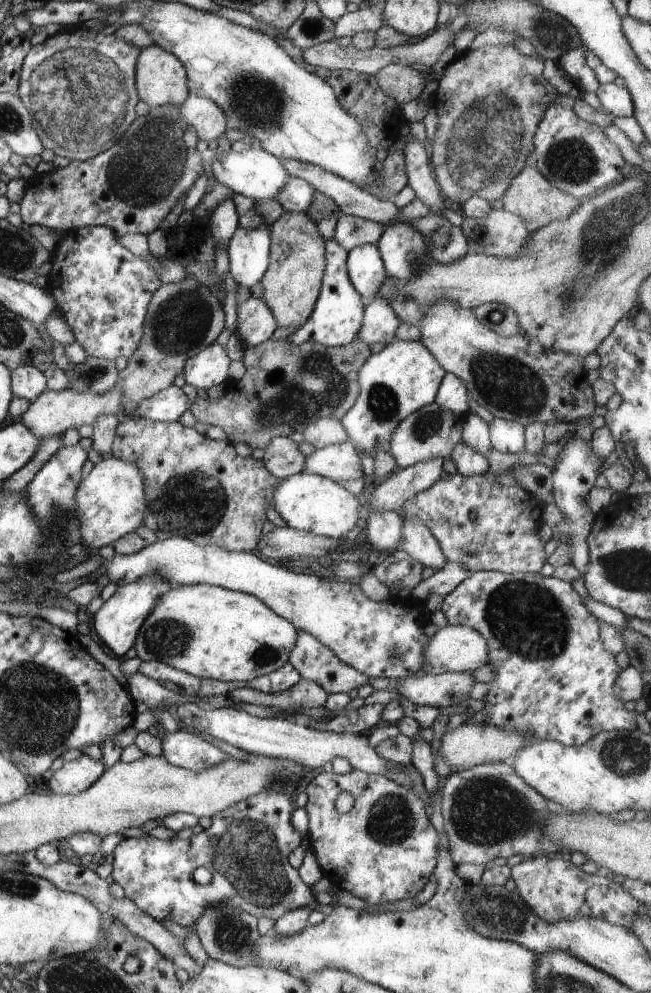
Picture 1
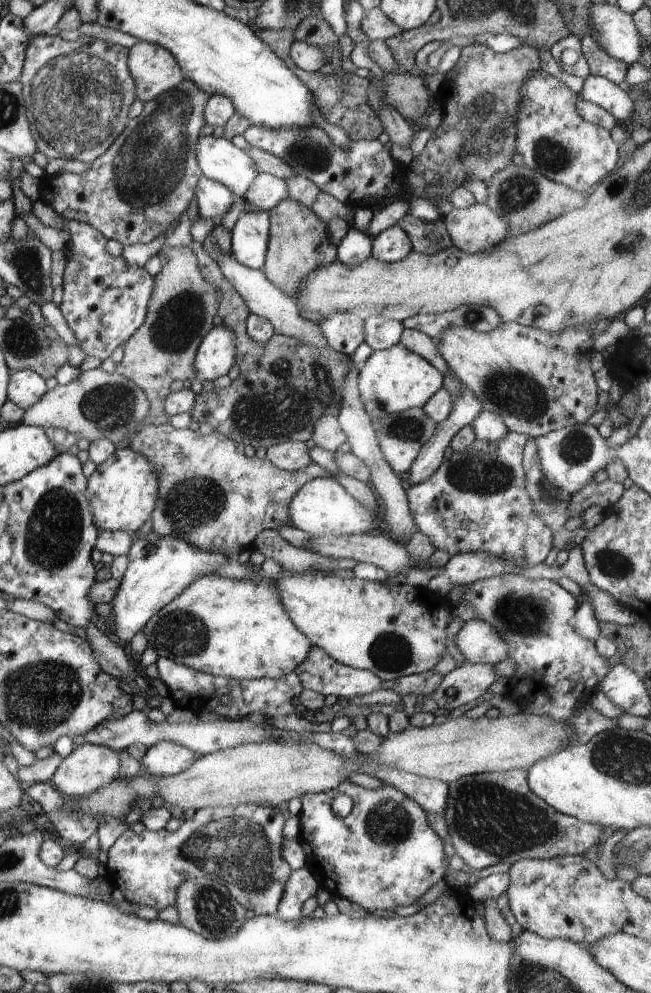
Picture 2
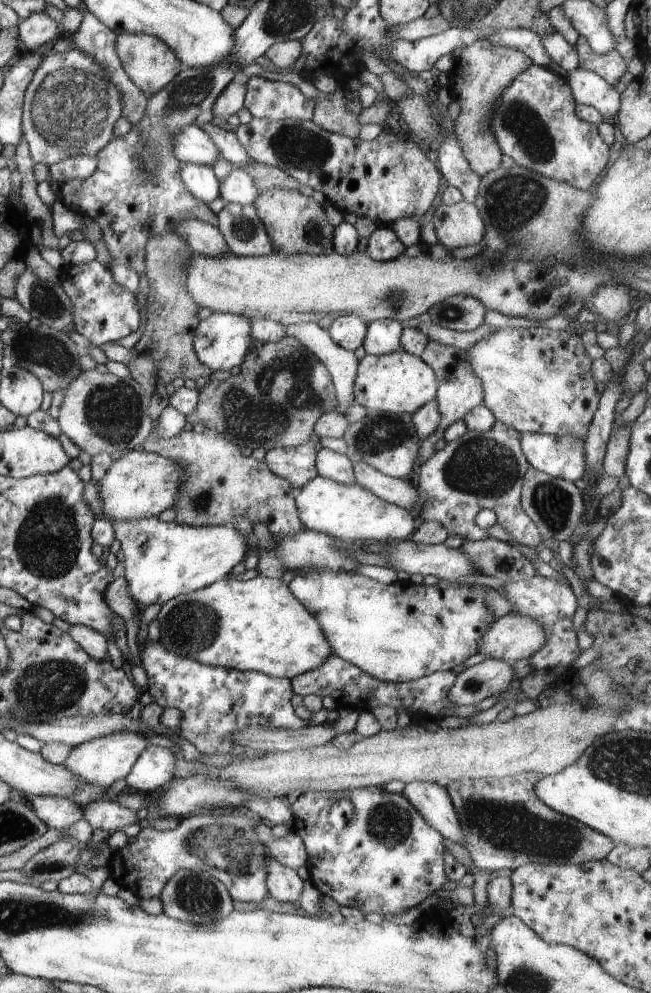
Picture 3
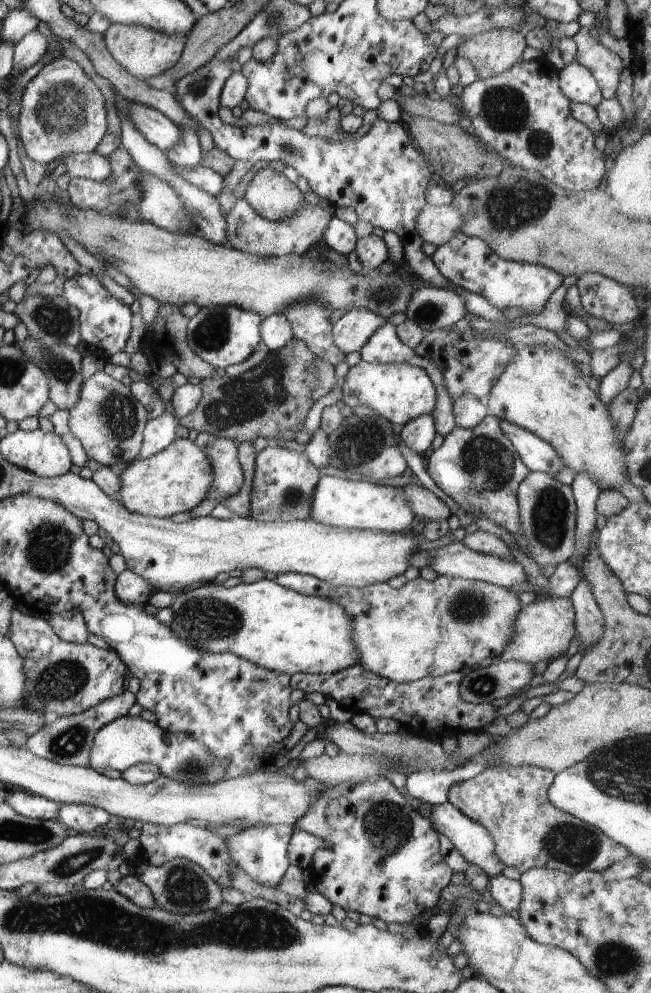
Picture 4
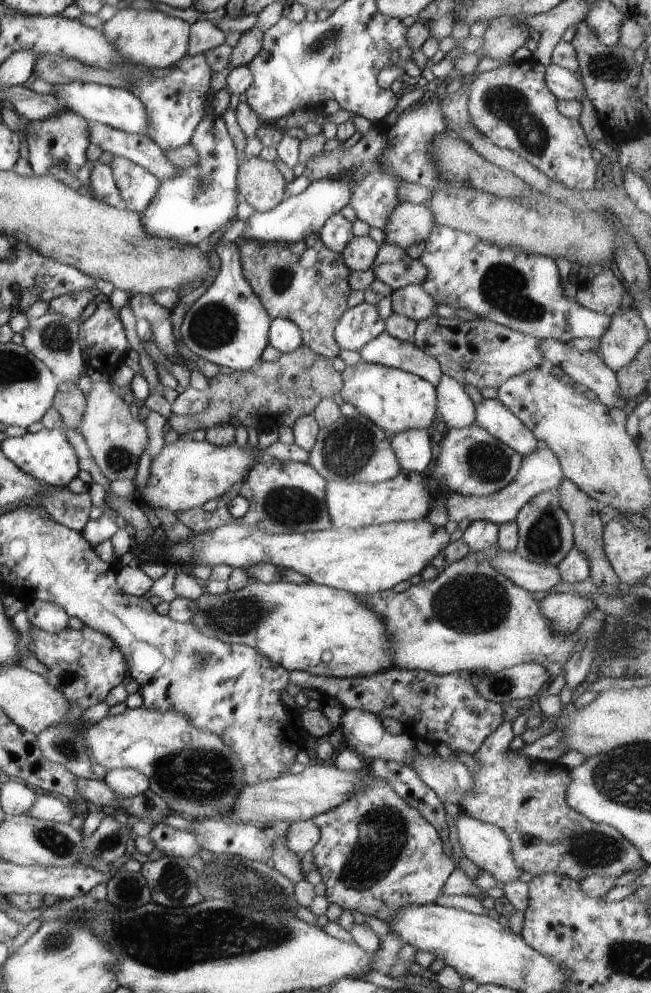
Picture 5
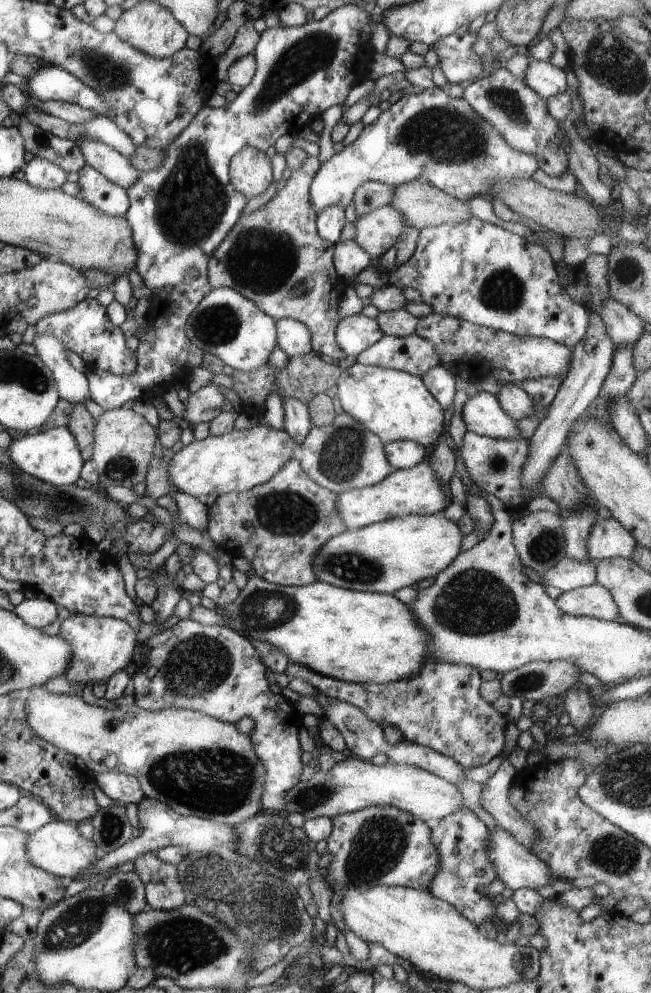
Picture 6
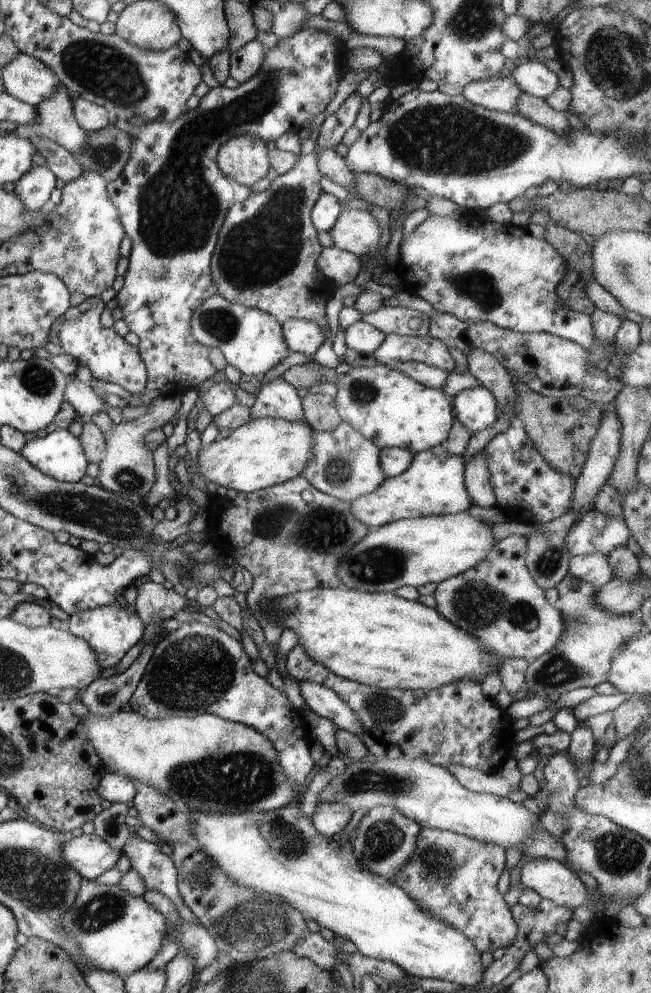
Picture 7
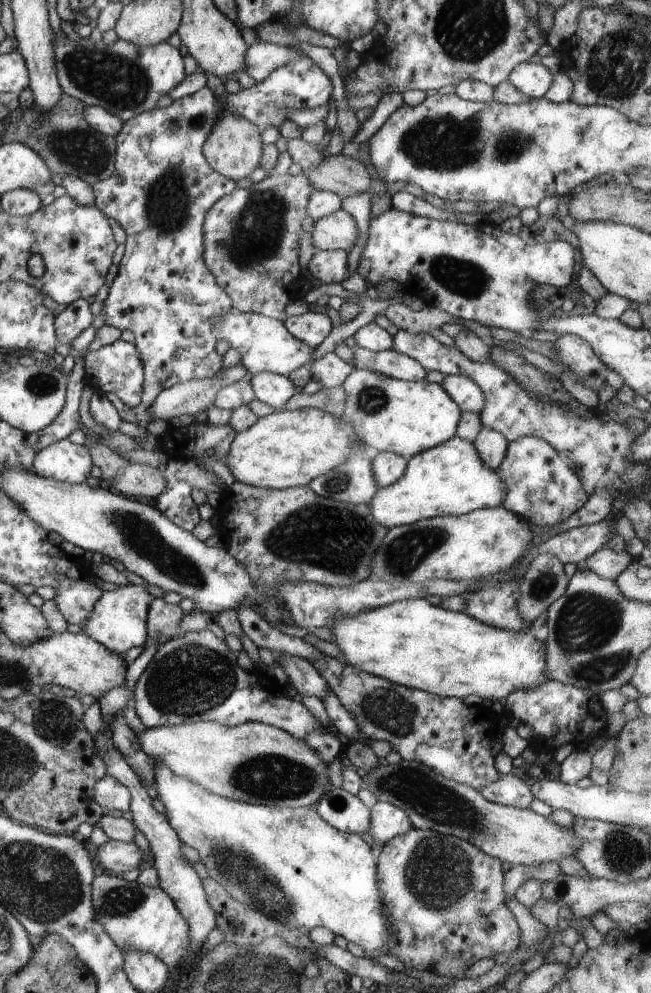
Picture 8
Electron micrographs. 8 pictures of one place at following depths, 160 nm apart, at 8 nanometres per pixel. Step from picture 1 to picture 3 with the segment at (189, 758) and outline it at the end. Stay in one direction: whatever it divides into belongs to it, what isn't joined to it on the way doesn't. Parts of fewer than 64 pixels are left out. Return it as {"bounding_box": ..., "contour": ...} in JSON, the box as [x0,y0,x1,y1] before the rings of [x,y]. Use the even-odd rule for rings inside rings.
{"bounding_box":[126,744,177,793],"contour":[[[149,744],[126,776],[127,787],[149,793],[164,786],[175,777],[177,757],[169,747]]]}

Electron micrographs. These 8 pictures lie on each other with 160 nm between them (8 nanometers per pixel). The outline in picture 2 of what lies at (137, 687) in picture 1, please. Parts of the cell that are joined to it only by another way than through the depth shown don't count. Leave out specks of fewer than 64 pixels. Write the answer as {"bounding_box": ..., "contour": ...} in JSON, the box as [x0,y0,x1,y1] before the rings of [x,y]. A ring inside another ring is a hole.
{"bounding_box":[84,623,138,681],"contour":[[[95,623],[84,629],[84,637],[92,647],[94,658],[98,661],[103,672],[111,674],[120,681],[124,678],[138,676],[124,652],[124,644],[118,642],[116,638],[100,630]]]}

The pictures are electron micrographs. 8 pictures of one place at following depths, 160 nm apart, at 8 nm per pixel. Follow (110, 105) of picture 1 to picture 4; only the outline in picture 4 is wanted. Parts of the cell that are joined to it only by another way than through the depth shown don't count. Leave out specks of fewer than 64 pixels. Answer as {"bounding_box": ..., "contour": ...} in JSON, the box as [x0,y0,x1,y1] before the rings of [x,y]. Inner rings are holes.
{"bounding_box":[17,55,108,166],"contour":[[[63,55],[51,58],[50,63],[28,82],[28,86],[24,88],[20,105],[22,110],[17,136],[19,145],[28,159],[44,166],[68,155],[95,151],[107,134],[108,114],[101,89],[94,84],[77,62],[65,58]]]}

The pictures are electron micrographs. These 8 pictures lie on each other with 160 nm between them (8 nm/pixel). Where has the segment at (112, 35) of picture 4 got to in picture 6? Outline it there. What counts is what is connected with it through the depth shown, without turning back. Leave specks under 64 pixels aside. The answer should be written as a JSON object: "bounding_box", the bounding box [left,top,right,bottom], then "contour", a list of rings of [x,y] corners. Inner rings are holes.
{"bounding_box":[113,1,189,59],"contour":[[[140,1],[130,10],[124,10],[116,20],[113,33],[139,52],[160,59],[183,50],[189,38],[188,30],[166,8],[151,1]]]}

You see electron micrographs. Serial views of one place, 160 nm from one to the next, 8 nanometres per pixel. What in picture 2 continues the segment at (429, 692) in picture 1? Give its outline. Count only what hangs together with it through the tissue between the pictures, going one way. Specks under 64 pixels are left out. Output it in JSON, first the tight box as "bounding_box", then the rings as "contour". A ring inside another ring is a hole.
{"bounding_box":[432,662,500,712],"contour":[[[466,662],[461,667],[456,667],[443,676],[441,683],[435,688],[432,698],[440,708],[442,707],[448,712],[458,708],[458,706],[462,706],[462,704],[478,700],[500,677],[496,674],[494,667],[495,664],[472,664]]]}

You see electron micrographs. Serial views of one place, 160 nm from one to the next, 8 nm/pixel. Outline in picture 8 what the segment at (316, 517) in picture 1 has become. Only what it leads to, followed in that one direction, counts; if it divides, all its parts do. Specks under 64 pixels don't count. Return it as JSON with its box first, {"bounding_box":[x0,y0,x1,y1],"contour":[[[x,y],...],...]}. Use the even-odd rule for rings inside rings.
{"bounding_box":[368,436,506,529],"contour":[[[454,436],[434,448],[411,456],[402,478],[397,483],[378,489],[368,504],[373,517],[382,526],[391,529],[419,520],[465,515],[478,509],[499,507],[506,495],[503,478],[485,463],[473,441]]]}

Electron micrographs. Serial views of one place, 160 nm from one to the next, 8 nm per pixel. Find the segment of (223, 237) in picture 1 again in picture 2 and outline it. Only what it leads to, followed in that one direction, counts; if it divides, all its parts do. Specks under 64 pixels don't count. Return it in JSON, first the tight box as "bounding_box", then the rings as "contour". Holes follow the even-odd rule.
{"bounding_box":[195,175,233,222],"contour":[[[202,175],[195,188],[196,202],[198,203],[199,216],[215,218],[216,222],[233,205],[231,190],[221,182],[212,180]]]}

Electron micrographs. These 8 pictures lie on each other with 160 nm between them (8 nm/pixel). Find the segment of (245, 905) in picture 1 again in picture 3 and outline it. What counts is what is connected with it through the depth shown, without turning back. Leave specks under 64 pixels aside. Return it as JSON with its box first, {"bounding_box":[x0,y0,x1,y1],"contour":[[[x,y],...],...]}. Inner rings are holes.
{"bounding_box":[107,808,271,903],"contour":[[[212,808],[203,812],[192,814],[180,820],[174,830],[156,830],[156,828],[142,828],[135,838],[129,839],[120,850],[111,850],[107,867],[109,868],[109,878],[121,888],[129,889],[138,897],[150,900],[160,898],[164,884],[170,880],[178,870],[203,870],[215,877],[224,884],[228,895],[232,900],[239,902],[259,903],[270,894],[266,886],[266,862],[271,859],[268,848],[262,844],[255,833],[256,824],[261,821],[247,811],[238,811],[230,808]]]}

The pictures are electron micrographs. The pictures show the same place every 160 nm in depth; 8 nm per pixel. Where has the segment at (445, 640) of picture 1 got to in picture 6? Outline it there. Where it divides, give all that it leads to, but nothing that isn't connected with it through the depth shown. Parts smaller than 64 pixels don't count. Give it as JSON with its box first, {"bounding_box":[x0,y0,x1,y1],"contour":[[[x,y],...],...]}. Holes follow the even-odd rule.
{"bounding_box":[555,583,618,621],"contour":[[[595,583],[583,588],[566,590],[555,600],[556,606],[570,616],[586,616],[604,621],[617,621],[618,606],[612,594]]]}

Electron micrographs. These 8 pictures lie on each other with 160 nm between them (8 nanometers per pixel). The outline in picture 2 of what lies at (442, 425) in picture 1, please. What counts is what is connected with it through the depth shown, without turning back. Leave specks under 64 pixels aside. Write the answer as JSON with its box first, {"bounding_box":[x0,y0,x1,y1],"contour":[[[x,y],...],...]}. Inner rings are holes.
{"bounding_box":[375,407,436,475],"contour":[[[418,407],[380,419],[375,435],[385,461],[397,475],[408,472],[423,444],[434,434],[436,425]]]}

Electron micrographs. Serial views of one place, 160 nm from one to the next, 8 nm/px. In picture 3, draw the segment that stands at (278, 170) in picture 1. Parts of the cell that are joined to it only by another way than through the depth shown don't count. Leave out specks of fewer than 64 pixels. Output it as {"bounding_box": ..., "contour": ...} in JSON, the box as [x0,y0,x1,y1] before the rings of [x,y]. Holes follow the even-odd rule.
{"bounding_box":[172,126,222,168],"contour":[[[197,126],[182,128],[172,140],[174,158],[186,164],[202,164],[214,168],[214,162],[222,158],[218,146],[210,136]]]}

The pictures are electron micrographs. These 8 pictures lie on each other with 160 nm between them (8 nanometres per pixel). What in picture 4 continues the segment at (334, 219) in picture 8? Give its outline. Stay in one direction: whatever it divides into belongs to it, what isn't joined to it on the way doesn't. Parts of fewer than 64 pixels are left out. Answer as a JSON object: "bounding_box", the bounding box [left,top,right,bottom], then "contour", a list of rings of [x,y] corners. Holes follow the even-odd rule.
{"bounding_box":[416,203,462,246],"contour":[[[427,203],[416,218],[416,228],[423,243],[442,246],[452,240],[456,232],[462,232],[462,214],[451,205]]]}

